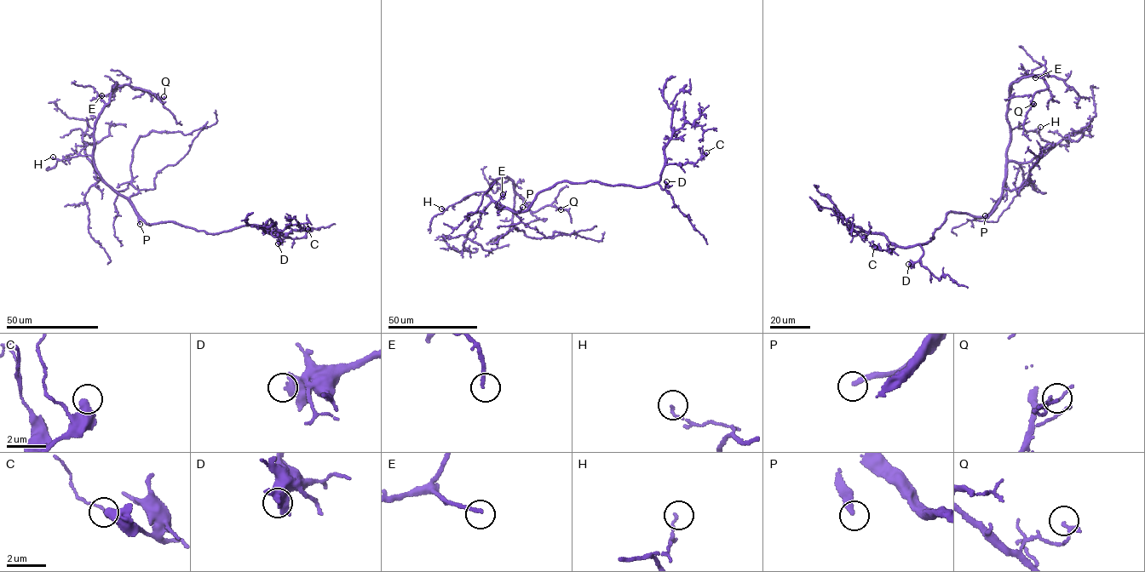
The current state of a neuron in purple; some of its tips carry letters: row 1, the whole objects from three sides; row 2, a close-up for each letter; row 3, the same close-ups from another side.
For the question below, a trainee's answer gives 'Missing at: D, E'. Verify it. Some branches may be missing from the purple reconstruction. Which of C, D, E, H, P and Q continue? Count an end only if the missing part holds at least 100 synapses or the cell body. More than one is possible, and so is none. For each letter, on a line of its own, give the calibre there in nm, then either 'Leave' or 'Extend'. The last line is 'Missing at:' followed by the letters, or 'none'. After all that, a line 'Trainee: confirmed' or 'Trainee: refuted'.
C: Thickness 480 nm. Leave
D: Thickness 500 nm. Extend
E: Thickness 160 nm. Leave
H: Thickness 120 nm. Leave
P: Thickness 260 nm. Extend
Q: Thickness 110 nm. Leave
Missing at: D, P
Trainee: refuted

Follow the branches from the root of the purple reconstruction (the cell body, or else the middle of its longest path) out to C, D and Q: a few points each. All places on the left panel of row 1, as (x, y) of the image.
C: (148, 225), (171, 221), (213, 233), (244, 225), (268, 225), (269, 233), (276, 236), (293, 230), (307, 229)
D: (148, 225), (171, 221), (213, 233), (244, 225), (269, 225), (277, 233), (278, 243)
Q: (148, 225), (97, 170), (94, 130), (98, 113), (119, 87), (128, 84), (159, 100), (163, 96)

